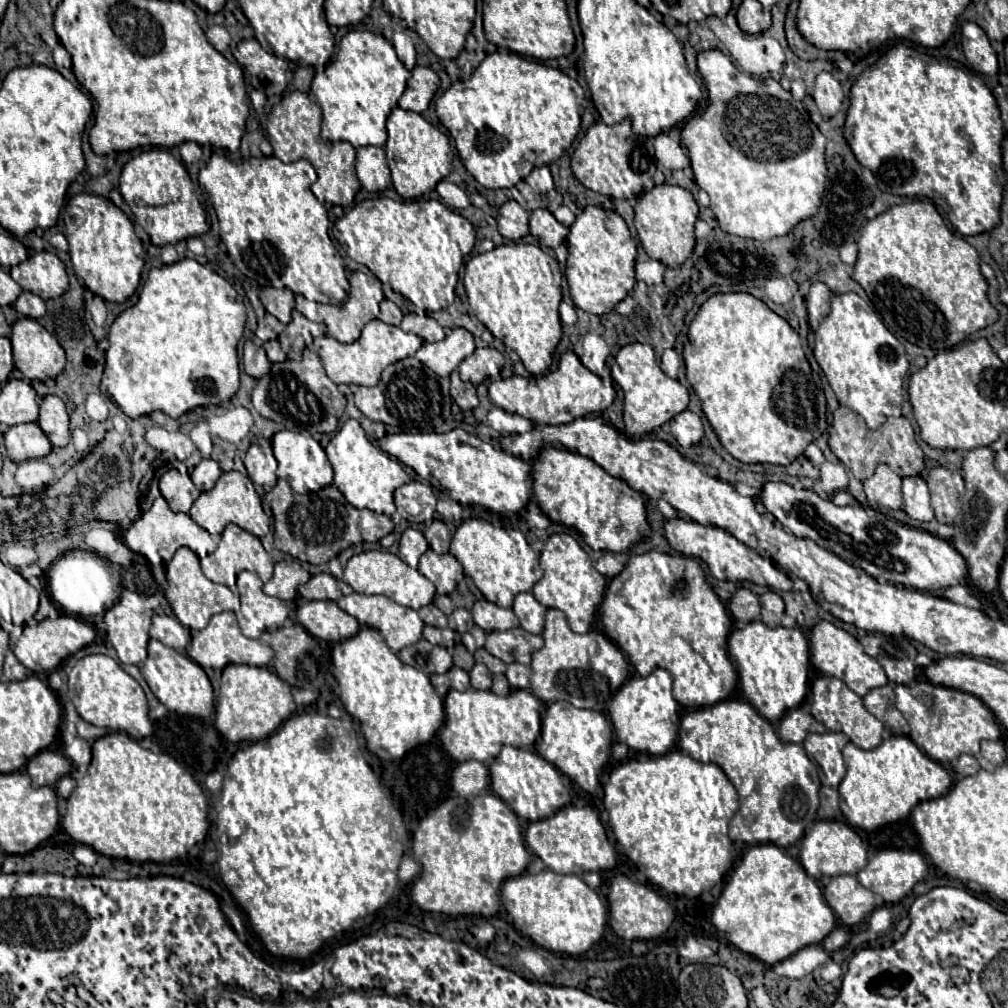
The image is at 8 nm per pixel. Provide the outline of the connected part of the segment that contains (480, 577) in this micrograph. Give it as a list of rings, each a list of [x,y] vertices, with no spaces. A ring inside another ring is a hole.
[[[466,519],[454,533],[450,553],[462,563],[464,573],[472,577],[482,595],[500,605],[512,607],[512,601],[522,591],[532,591],[534,583],[542,577],[538,553],[532,551],[524,533],[512,527],[498,527],[486,519]]]

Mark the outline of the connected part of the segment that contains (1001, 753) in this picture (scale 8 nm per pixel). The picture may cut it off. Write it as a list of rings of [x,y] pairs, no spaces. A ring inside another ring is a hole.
[[[918,681],[914,685],[896,687],[896,707],[910,725],[910,739],[940,763],[954,761],[962,753],[966,753],[974,756],[982,769],[984,769],[982,759],[986,759],[994,771],[1005,761],[1006,750],[1003,742],[998,741],[1000,727],[996,723],[996,717],[974,695],[968,695],[958,689],[934,685],[930,681]],[[982,739],[990,739],[990,741]]]

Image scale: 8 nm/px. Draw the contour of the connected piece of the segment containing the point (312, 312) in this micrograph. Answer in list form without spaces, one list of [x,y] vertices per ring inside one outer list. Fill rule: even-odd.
[[[356,271],[356,273],[350,274],[348,281],[350,284],[349,293],[347,299],[340,305],[316,303],[316,301],[304,299],[302,295],[296,295],[296,309],[304,317],[308,317],[310,321],[316,321],[316,323],[322,321],[326,325],[326,329],[328,329],[328,335],[334,337],[340,343],[356,341],[360,337],[360,331],[362,331],[364,323],[378,317],[378,303],[384,299],[380,283],[376,281],[376,277],[370,277],[366,273]]]

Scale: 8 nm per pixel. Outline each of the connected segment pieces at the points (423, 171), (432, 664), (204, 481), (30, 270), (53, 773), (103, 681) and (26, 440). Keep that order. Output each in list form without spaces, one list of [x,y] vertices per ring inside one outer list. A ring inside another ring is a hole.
[[[394,107],[388,117],[388,141],[384,145],[388,167],[390,167],[392,185],[400,197],[414,199],[420,195],[430,193],[436,183],[452,171],[452,155],[450,155],[450,141],[448,137],[430,125],[422,115],[404,111]]]
[[[420,639],[418,643],[404,647],[398,653],[398,659],[402,663],[408,663],[410,667],[416,667],[418,671],[424,671],[426,675],[446,673],[452,667],[450,653],[440,645],[428,643],[426,639]]]
[[[202,459],[194,471],[192,471],[192,483],[196,485],[198,491],[208,491],[214,487],[214,483],[218,481],[218,477],[222,475],[218,463],[214,459]]]
[[[40,251],[28,257],[24,263],[10,269],[10,275],[20,283],[24,291],[32,291],[42,299],[60,297],[68,291],[68,275],[64,263],[56,253]]]
[[[44,749],[28,761],[26,771],[32,777],[32,787],[44,787],[44,785],[54,787],[60,777],[70,773],[70,767],[72,765],[64,755]]]
[[[86,655],[76,663],[78,689],[72,697],[78,715],[96,725],[112,731],[124,731],[134,739],[152,735],[152,721],[148,717],[148,701],[136,679],[132,679],[112,657],[108,655]]]
[[[22,423],[12,425],[4,433],[6,451],[12,461],[26,461],[26,459],[40,459],[46,457],[52,449],[48,437],[40,429],[38,423]]]

